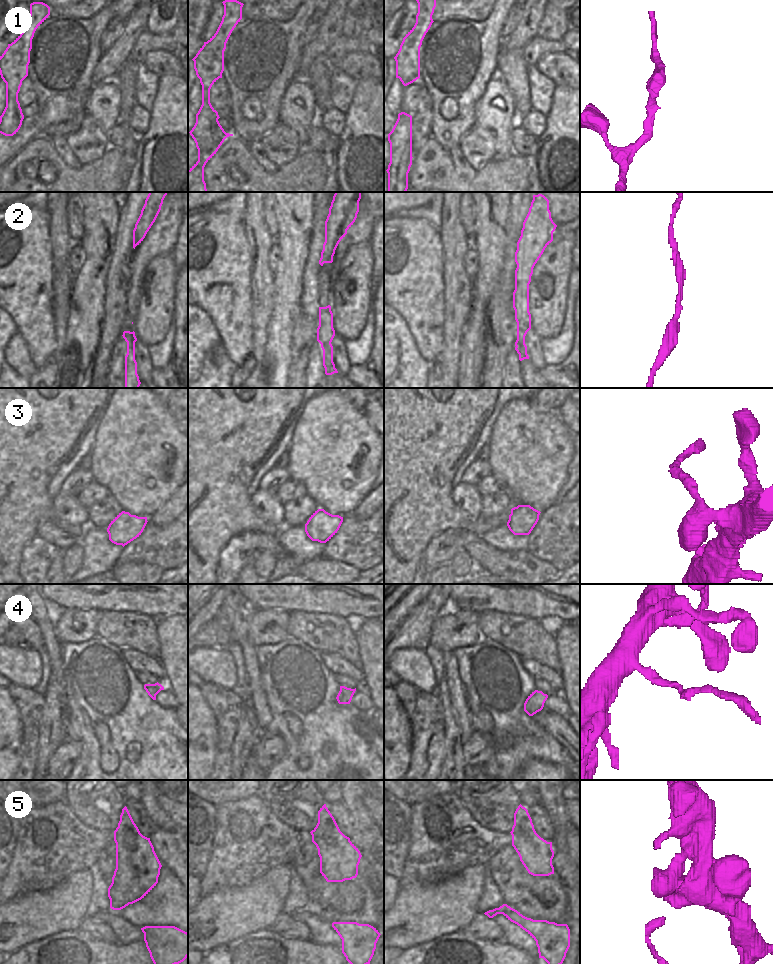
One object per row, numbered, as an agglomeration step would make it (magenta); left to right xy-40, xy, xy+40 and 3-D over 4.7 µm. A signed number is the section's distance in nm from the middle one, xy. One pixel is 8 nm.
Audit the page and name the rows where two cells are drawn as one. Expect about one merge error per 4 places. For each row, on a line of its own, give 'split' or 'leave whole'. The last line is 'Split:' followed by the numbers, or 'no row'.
1: split
2: leave whole
3: split
4: split
5: leave whole
Split: 1, 3, 4

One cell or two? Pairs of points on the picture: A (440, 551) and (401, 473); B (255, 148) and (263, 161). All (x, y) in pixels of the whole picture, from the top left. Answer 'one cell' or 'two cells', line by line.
A: two cells
B: one cell

